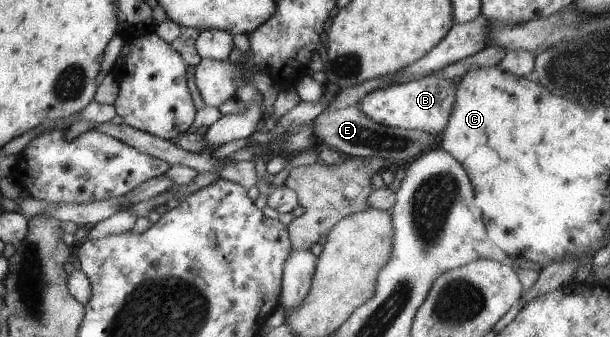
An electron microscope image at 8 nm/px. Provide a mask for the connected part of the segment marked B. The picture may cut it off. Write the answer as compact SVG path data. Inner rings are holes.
M427 75L407 82L391 83L365 93L354 105L377 124L391 128L419 129L434 137L443 130L454 106L456 85L438 76Z

